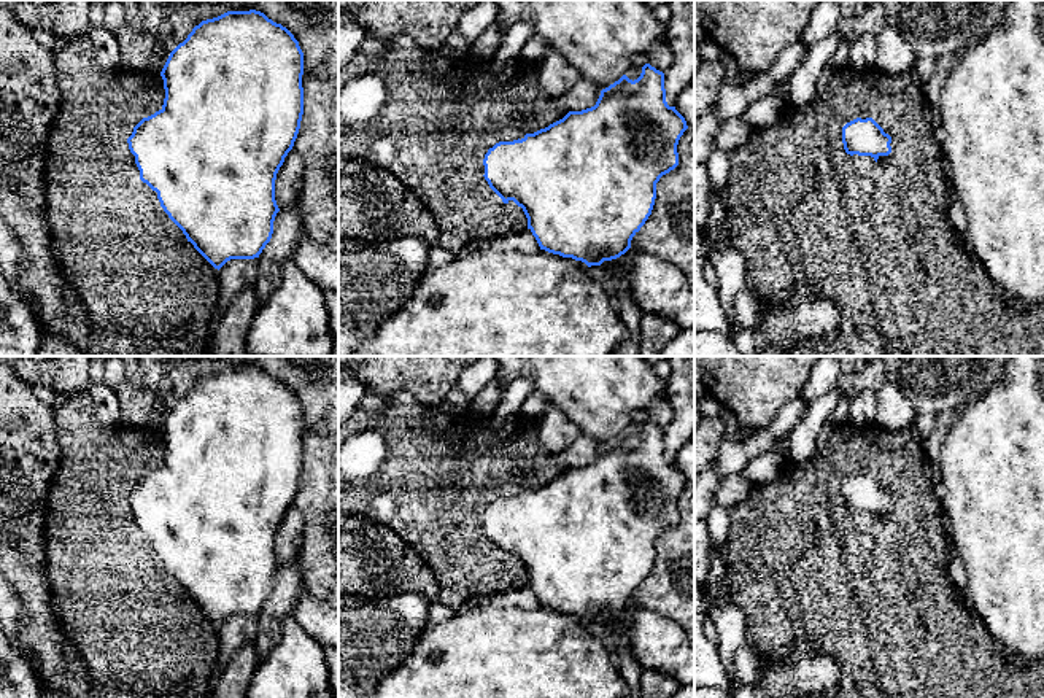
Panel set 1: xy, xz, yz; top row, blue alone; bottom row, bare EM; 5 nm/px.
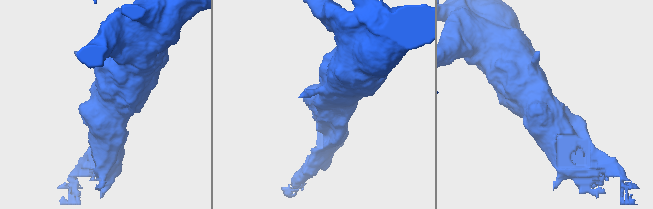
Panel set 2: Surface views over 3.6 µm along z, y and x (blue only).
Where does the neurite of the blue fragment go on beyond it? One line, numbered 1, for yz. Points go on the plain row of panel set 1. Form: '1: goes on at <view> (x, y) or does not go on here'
1: does not go on here

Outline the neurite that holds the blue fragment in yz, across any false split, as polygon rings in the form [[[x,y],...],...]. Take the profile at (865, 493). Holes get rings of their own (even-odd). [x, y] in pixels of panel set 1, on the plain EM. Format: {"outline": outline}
{"outline": [[[856,474],[842,483],[842,499],[847,510],[871,512],[876,518],[891,509],[891,493],[872,474]]]}

